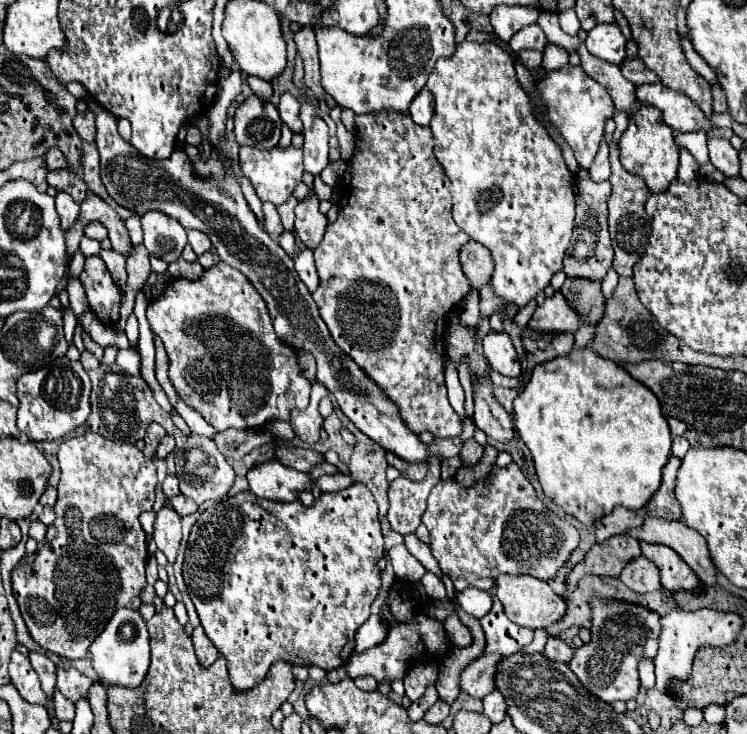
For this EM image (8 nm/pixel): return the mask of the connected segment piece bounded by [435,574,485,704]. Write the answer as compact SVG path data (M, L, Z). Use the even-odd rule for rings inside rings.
M443 574L443 584L447 591L448 599L454 604L454 609L462 623L468 627L473 636L473 644L469 648L463 648L461 652L449 652L443 660L441 660L441 668L439 668L439 678L437 678L437 692L439 698L447 704L453 704L455 698L461 692L459 686L459 676L465 670L467 664L471 664L473 660L477 660L479 656L483 656L485 650L485 635L478 619L472 618L466 612L459 608L455 600L455 589L451 578L447 574Z

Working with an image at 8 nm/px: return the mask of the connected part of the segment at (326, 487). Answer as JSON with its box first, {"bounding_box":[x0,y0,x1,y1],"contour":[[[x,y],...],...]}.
{"bounding_box":[315,474,353,492],"contour":[[[325,474],[325,476],[319,476],[319,478],[315,480],[315,486],[317,486],[321,492],[337,492],[337,490],[343,490],[343,488],[347,488],[347,486],[351,486],[351,484],[353,484],[351,476],[345,476],[345,474],[335,474],[335,476]]]}

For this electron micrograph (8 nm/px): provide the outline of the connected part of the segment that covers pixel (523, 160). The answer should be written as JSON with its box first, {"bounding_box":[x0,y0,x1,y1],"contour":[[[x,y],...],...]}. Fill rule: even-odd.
{"bounding_box":[427,42,575,308],"contour":[[[461,42],[451,58],[437,60],[427,88],[435,96],[431,130],[435,136],[435,156],[451,180],[453,218],[463,232],[489,248],[495,264],[489,280],[491,290],[499,298],[523,308],[561,270],[563,252],[573,232],[575,178],[567,170],[559,144],[537,124],[529,96],[517,82],[513,58],[497,44]]]}

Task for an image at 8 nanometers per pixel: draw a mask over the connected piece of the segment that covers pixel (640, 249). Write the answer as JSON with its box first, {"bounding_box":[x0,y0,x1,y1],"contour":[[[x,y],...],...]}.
{"bounding_box":[605,136,651,276],"contour":[[[605,136],[607,144],[611,148],[611,198],[609,198],[609,232],[611,232],[611,242],[613,242],[613,250],[615,250],[615,260],[613,260],[613,268],[619,276],[633,276],[633,266],[643,258],[643,252],[647,250],[649,244],[649,236],[651,236],[651,228],[649,228],[649,218],[645,214],[645,200],[651,194],[647,184],[643,184],[643,180],[639,180],[637,176],[629,174],[621,162],[619,162],[619,148],[617,144],[611,140],[611,136]]]}

